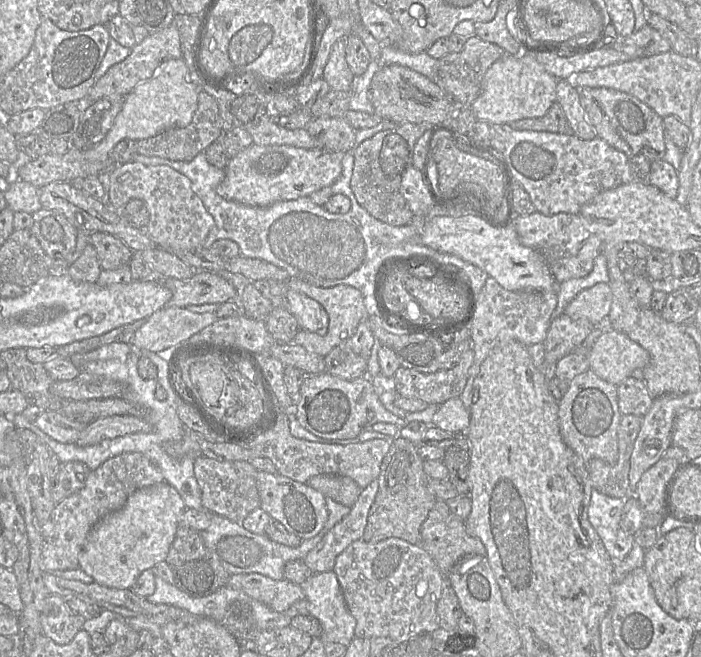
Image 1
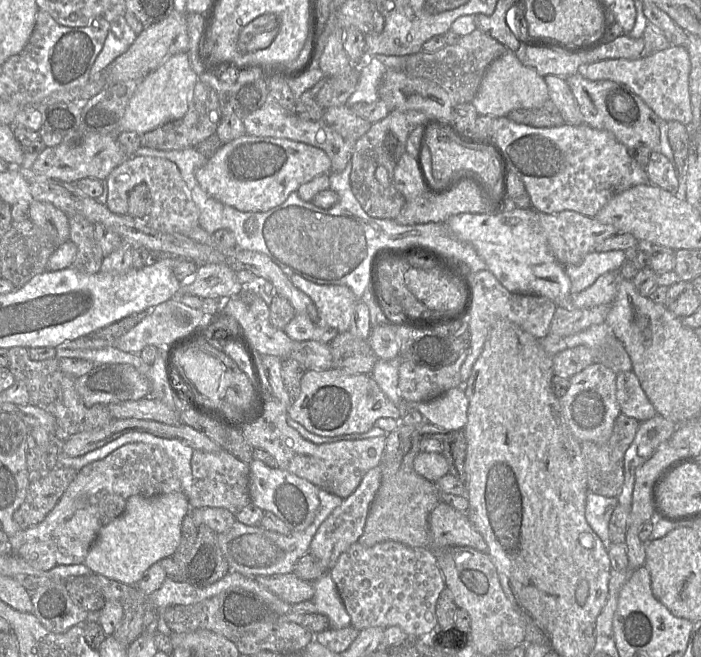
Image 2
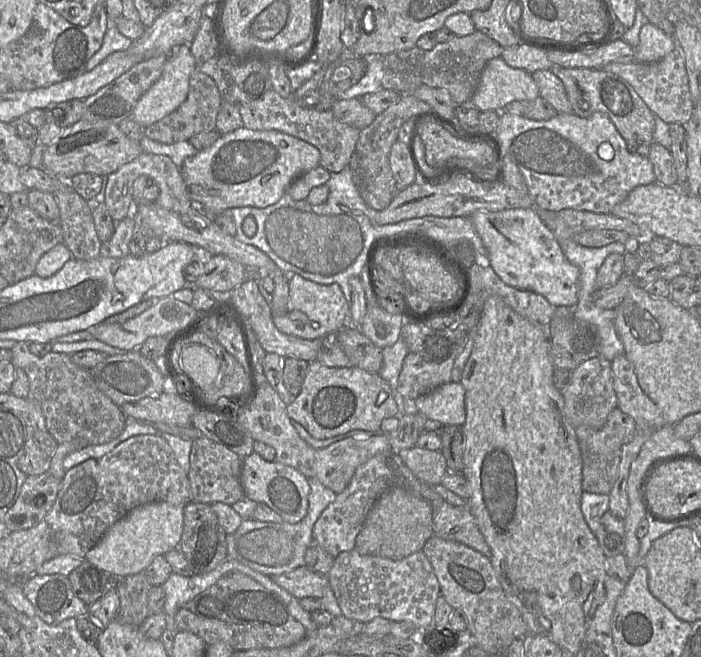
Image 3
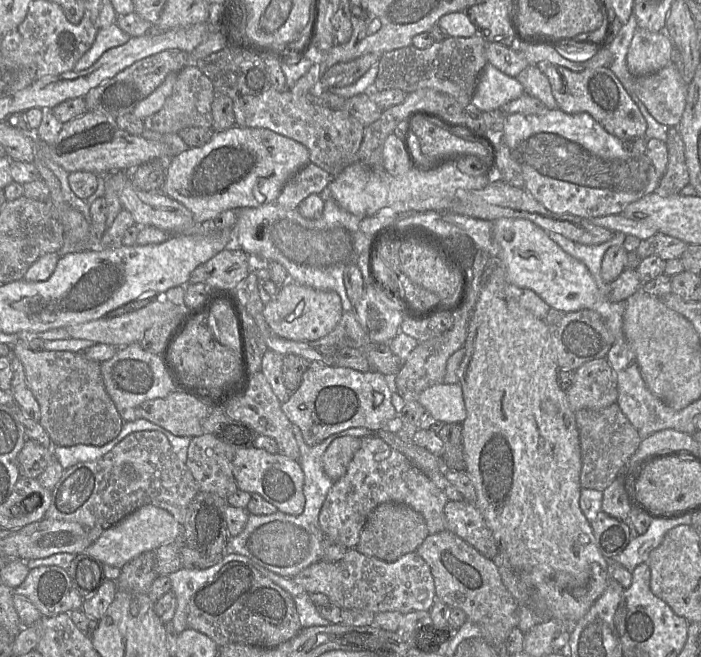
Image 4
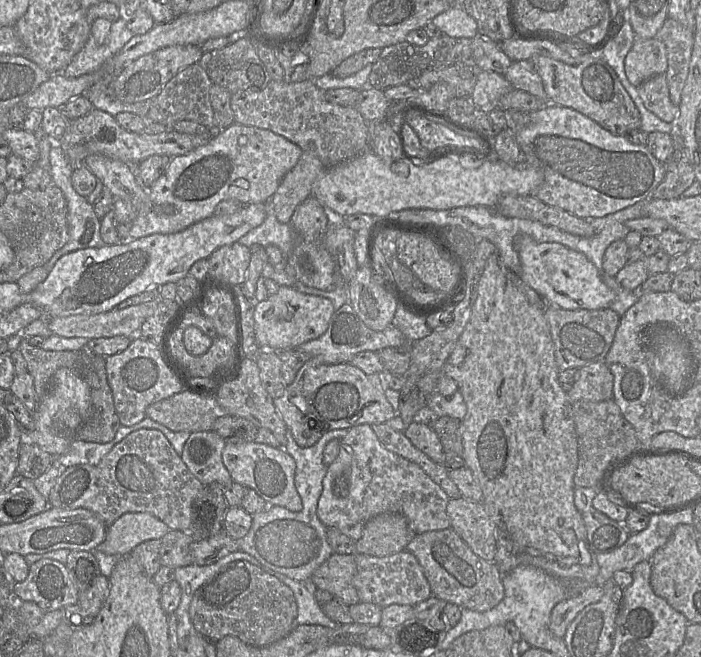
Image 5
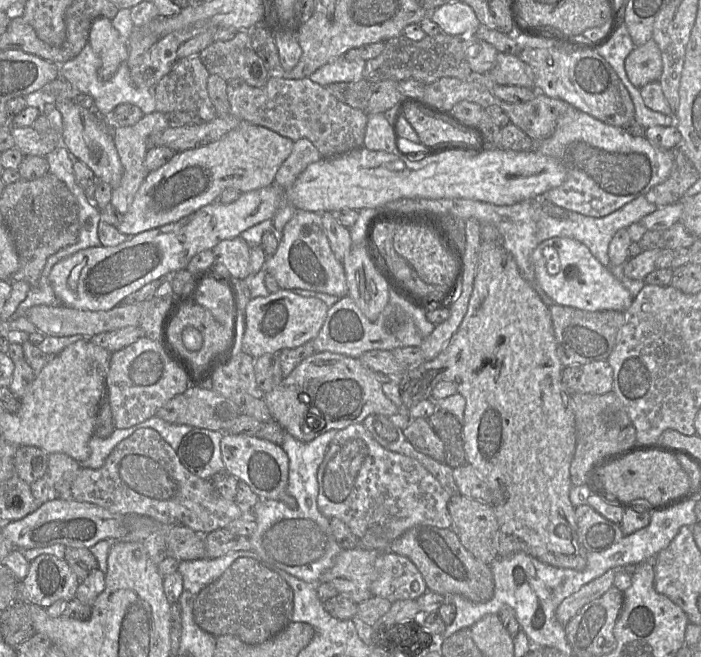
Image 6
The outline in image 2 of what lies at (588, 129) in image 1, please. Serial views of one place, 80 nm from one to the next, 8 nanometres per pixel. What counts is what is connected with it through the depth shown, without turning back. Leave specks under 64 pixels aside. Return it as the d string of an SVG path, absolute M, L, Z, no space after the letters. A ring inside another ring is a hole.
M554 75L544 77L548 88L549 99L558 108L565 124L573 126L582 125L584 123L582 114L565 79Z

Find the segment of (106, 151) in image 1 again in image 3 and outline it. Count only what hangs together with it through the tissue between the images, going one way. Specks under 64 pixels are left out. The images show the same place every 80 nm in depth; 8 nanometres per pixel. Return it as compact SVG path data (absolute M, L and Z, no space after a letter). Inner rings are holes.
M180 45L172 49L160 77L138 100L131 114L133 120L146 128L175 111L187 97L190 75L196 68L196 61L188 45Z

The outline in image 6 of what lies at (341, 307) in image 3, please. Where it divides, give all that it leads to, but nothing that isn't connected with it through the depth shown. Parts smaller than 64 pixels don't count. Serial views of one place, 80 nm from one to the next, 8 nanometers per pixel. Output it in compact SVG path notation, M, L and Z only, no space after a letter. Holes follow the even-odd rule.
M279 289L265 297L251 298L245 311L246 328L241 350L257 358L311 342L323 326L328 309L329 307L318 298L303 297L286 289Z

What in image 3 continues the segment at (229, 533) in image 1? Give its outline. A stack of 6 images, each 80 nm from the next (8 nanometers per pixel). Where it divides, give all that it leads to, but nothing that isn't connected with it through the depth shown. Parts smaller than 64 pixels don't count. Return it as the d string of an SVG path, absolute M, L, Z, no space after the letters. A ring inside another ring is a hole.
M307 478L307 480L310 486L308 510L301 521L289 523L262 522L253 518L243 520L234 533L226 535L228 558L268 576L287 573L304 566L306 550L314 543L314 525L323 510L335 500L337 495L319 480L315 478Z

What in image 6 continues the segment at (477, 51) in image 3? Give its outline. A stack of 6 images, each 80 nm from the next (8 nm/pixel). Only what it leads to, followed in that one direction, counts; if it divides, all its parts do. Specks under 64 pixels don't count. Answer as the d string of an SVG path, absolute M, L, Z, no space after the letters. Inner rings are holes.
M440 33L434 36L426 35L421 40L414 41L399 35L386 41L379 56L365 62L363 79L370 83L414 79L431 84L442 77L467 80L471 73L472 70L464 57L461 37Z

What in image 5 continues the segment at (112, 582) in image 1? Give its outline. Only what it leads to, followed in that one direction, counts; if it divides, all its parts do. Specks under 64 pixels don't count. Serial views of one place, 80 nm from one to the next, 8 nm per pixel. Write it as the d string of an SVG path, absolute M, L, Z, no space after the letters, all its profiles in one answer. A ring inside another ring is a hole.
M129 512L108 526L104 541L96 549L108 555L127 556L140 543L161 539L169 531L165 523L149 513Z

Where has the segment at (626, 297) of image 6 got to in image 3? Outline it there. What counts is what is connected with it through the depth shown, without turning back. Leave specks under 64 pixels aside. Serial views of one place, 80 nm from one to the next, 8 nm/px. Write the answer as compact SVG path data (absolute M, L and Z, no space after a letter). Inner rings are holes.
M523 208L476 211L469 218L486 248L488 265L505 284L540 294L554 307L576 306L579 268L568 261L537 213Z

